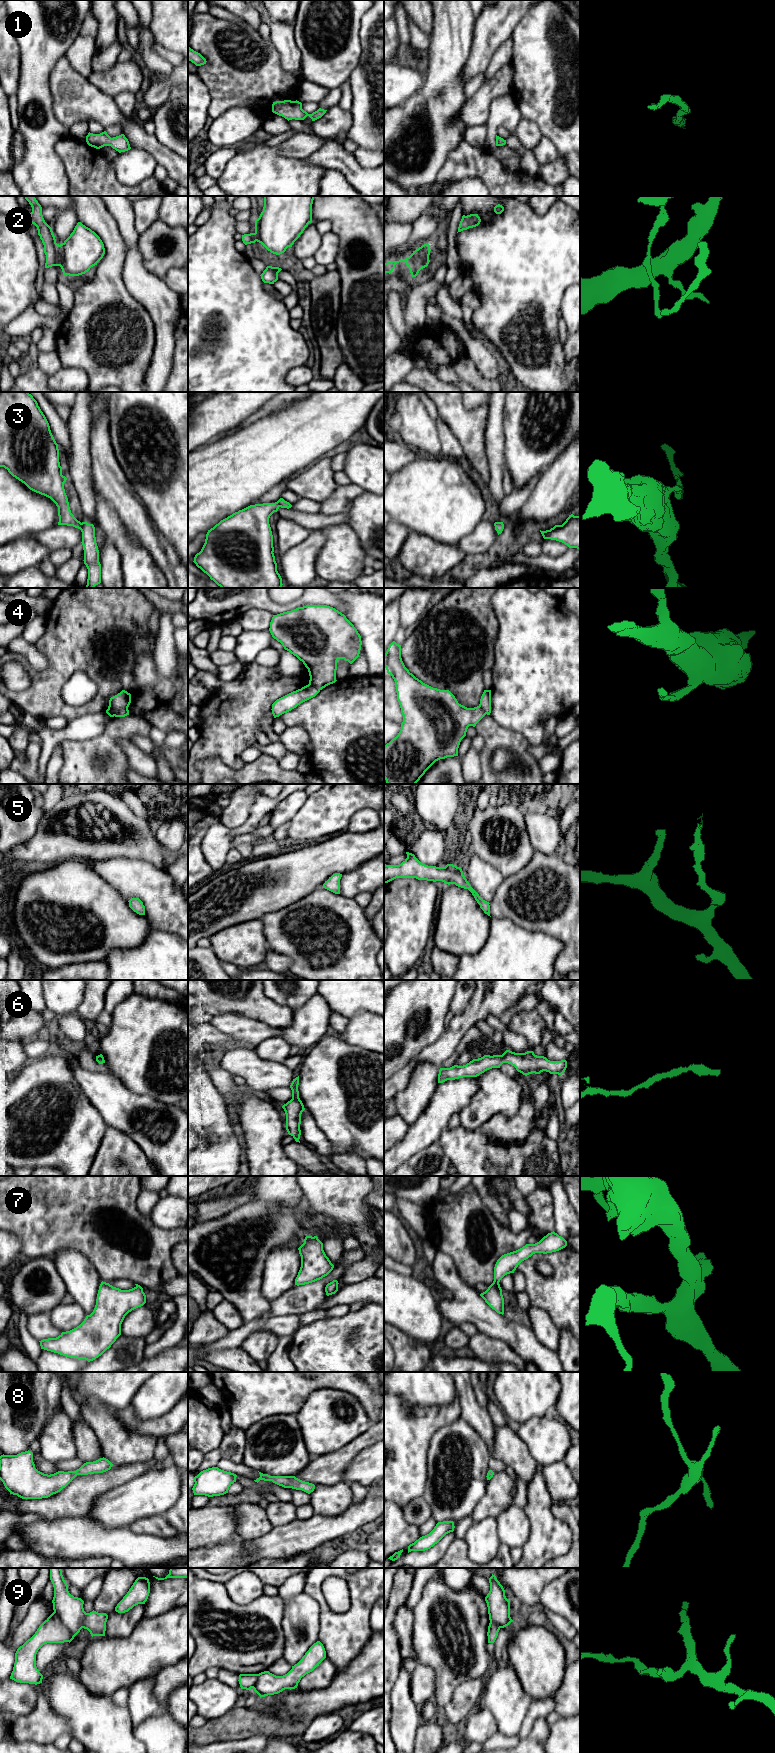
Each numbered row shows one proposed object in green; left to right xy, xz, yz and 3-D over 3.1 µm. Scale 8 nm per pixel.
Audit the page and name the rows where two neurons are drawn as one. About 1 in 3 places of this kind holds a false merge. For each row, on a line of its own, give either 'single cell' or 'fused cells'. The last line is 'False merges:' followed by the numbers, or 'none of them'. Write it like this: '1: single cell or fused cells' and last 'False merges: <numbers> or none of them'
1: single cell
2: fused cells
3: fused cells
4: fused cells
5: single cell
6: single cell
7: single cell
8: single cell
9: fused cells
False merges: 2, 3, 4, 9

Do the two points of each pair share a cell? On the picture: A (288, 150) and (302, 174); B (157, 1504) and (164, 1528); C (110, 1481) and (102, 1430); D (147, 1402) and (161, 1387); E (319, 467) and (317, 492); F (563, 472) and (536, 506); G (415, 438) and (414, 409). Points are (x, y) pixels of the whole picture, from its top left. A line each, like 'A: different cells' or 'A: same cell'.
A: different cells
B: different cells
C: different cells
D: same cell
E: same cell
F: same cell
G: same cell

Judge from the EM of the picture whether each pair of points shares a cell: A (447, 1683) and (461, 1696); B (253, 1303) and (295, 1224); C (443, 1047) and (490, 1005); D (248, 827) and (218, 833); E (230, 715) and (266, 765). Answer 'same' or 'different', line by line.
A: different
B: same
C: same
D: different
E: different

